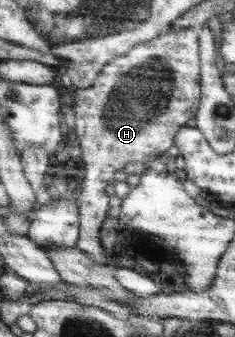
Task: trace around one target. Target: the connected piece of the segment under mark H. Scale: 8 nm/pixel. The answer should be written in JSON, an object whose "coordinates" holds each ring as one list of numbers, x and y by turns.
{"coordinates":[[196,28,166,31,148,42,137,44,116,58,109,60,95,76,88,88,71,90,70,102,74,111,74,136,80,146,82,161,82,189,76,196,79,212,79,235,74,246,88,255,94,262,105,264,106,254,98,238,98,228,102,224,106,210,110,210,108,194,104,191,106,184,113,182,113,172,124,168,125,164,144,163,161,156,173,145,174,133,184,127,184,122,195,116,200,97,199,56,197,51]]}

